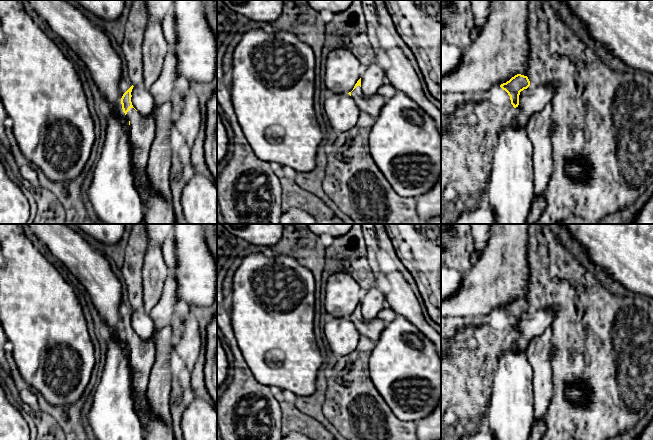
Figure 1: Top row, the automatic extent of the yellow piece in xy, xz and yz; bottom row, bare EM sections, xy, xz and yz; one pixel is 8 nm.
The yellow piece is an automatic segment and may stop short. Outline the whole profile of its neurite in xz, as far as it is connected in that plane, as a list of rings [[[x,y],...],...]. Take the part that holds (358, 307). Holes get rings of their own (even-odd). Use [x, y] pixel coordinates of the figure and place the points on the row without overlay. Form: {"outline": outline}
{"outline": [[[361,302],[357,305],[353,314],[348,318],[354,323],[361,335],[367,336],[375,342],[379,340],[380,335],[387,324],[379,318],[365,322],[361,315]]]}

